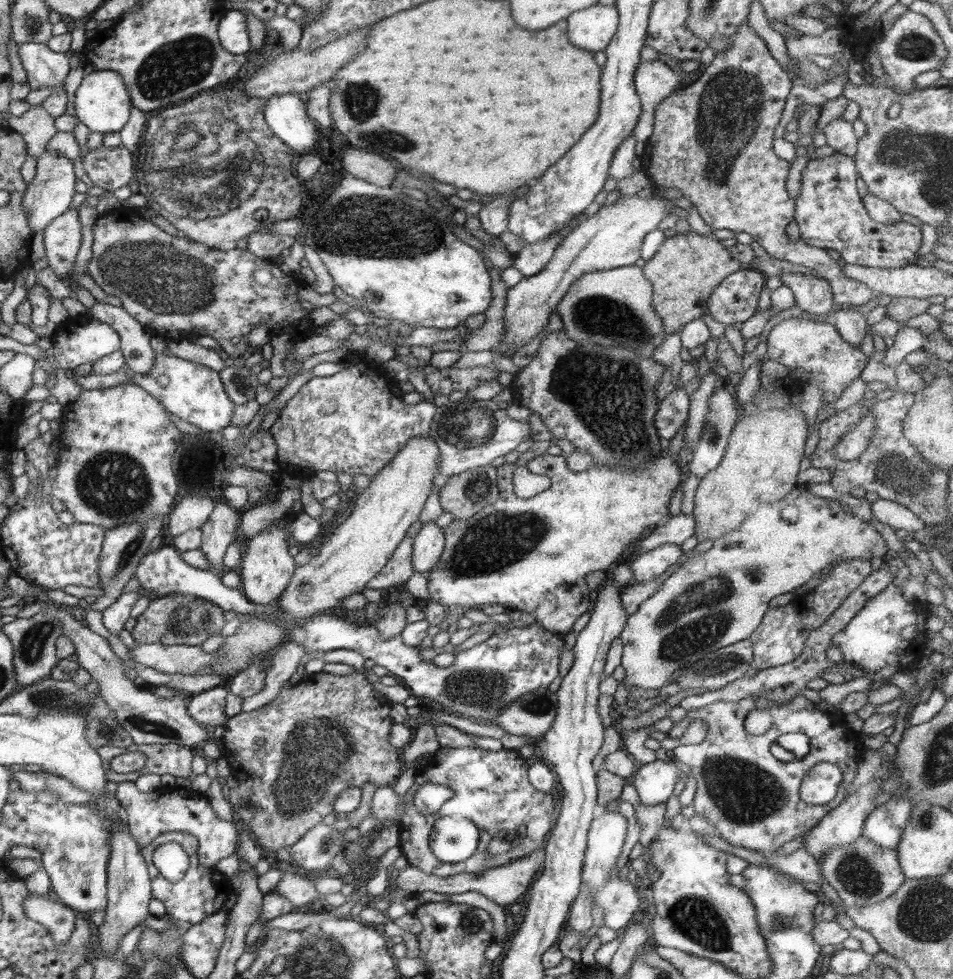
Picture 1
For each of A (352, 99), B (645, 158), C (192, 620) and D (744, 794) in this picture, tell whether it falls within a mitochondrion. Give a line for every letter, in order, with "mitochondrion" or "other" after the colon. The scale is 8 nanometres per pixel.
A: mitochondrion
B: other
C: mitochondrion
D: mitochondrion

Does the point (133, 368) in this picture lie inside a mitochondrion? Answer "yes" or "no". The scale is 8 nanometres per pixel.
no

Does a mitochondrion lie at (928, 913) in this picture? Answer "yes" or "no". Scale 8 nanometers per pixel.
yes

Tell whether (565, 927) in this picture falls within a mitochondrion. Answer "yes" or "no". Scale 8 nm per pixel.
no

